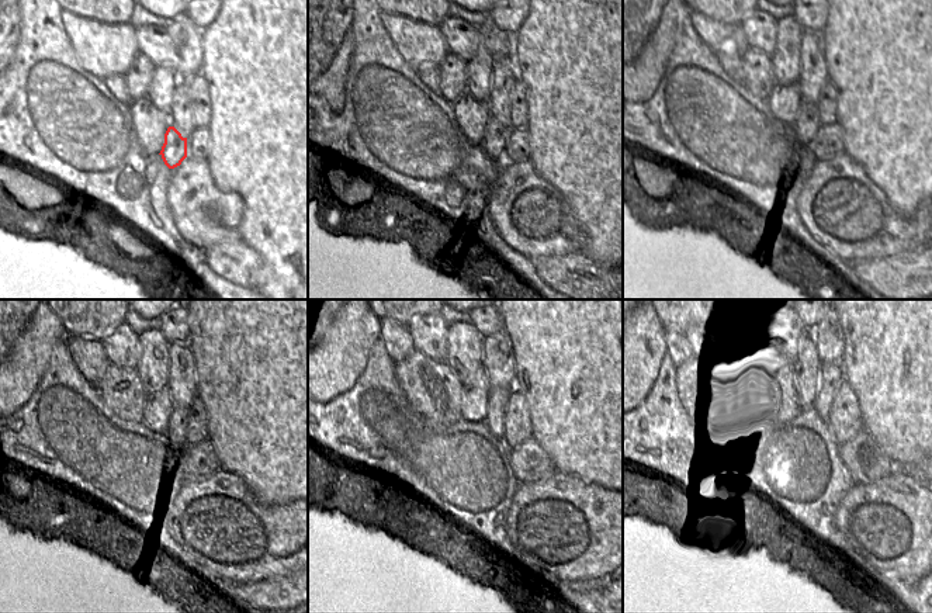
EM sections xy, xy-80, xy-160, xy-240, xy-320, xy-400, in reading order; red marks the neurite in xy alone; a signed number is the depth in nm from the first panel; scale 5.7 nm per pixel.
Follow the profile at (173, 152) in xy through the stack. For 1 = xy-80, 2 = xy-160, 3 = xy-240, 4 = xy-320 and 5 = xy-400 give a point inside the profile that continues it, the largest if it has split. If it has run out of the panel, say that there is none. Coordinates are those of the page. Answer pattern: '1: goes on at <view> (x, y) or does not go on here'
1: goes on at xy-80 (495, 135)
2: goes on at xy-160 (807, 125)
3: goes on at xy-240 (179, 428)
4: goes on at xy-320 (498, 398)
5: goes on at xy-400 (830, 376)

